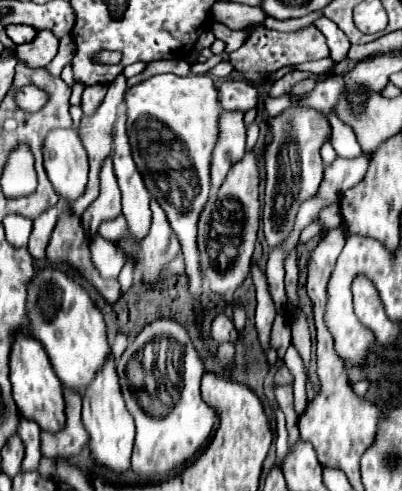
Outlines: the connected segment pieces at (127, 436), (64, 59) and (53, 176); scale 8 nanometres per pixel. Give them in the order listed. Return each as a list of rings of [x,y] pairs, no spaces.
[[[112,356],[106,358],[102,368],[96,372],[96,378],[84,392],[82,422],[90,434],[90,448],[92,448],[94,460],[102,466],[112,468],[114,472],[126,472],[130,468],[130,452],[134,444],[134,422],[124,406],[116,364]]]
[[[71,35],[60,38],[59,48],[54,60],[46,66],[50,74],[60,76],[63,68],[72,61],[75,54],[75,43]]]
[[[54,128],[44,140],[44,170],[56,194],[76,200],[84,194],[88,182],[88,154],[72,128]]]

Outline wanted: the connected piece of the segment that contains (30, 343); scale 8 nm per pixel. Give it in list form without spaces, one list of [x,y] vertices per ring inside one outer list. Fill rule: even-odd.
[[[14,332],[14,336],[12,336],[10,384],[12,384],[14,402],[20,410],[20,414],[24,414],[24,418],[34,420],[42,430],[48,430],[48,432],[58,432],[64,426],[66,416],[64,416],[62,384],[52,370],[48,354],[44,352],[40,342],[36,342],[34,338],[28,338],[26,334],[20,334],[20,332]]]

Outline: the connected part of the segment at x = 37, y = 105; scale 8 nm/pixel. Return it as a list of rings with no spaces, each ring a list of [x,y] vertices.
[[[30,84],[30,86],[22,86],[16,90],[14,102],[24,112],[38,112],[48,102],[48,94],[40,90],[38,86]]]

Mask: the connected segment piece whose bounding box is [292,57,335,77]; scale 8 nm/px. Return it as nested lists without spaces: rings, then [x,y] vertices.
[[[325,57],[320,60],[308,61],[302,64],[292,65],[292,70],[313,72],[316,75],[327,75],[329,71],[329,77],[333,76],[334,61],[330,57]]]

